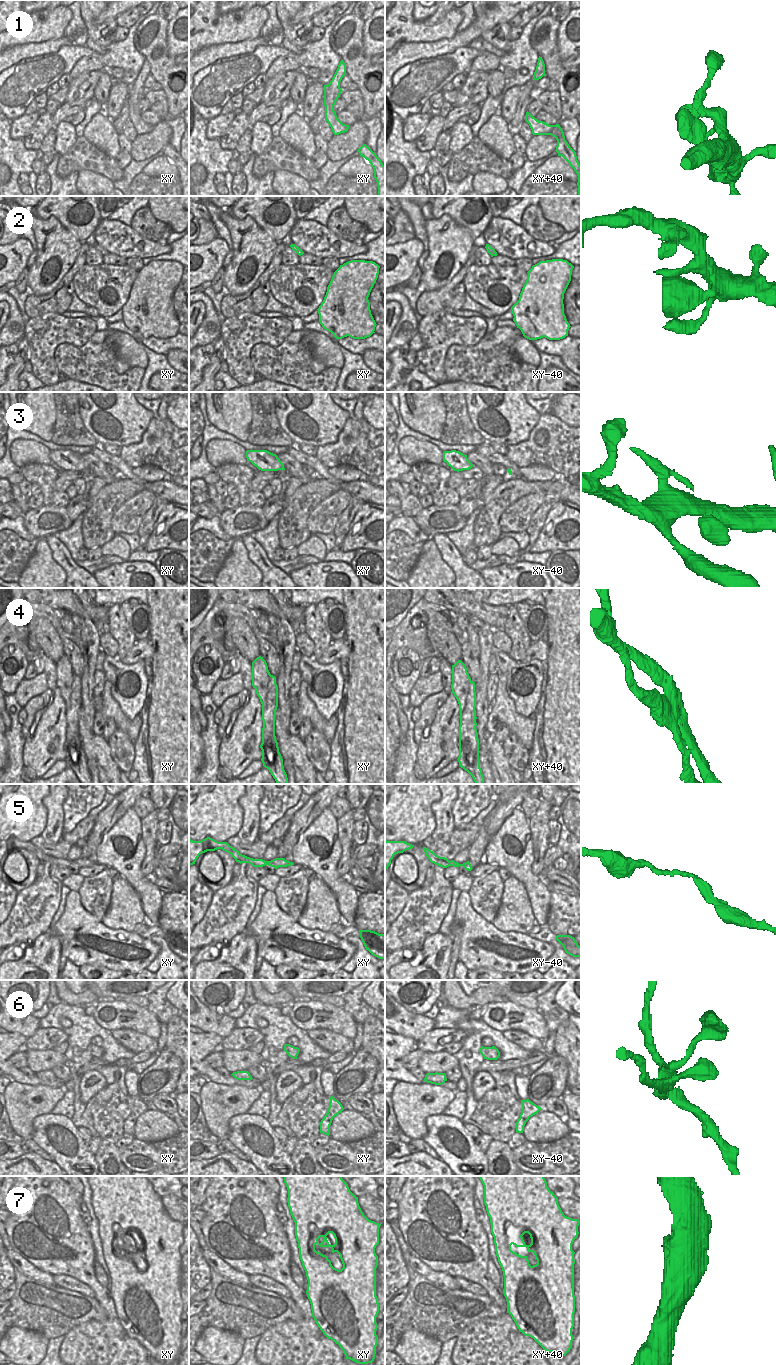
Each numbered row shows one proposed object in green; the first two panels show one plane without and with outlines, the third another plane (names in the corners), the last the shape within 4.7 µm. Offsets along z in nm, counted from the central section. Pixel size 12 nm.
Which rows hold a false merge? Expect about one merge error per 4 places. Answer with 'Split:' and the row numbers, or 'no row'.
Split: 3, 4

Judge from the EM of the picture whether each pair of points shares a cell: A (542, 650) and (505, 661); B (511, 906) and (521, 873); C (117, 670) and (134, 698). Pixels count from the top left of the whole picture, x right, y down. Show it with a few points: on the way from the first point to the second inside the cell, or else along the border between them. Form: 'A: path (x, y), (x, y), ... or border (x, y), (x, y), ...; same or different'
A: border (542, 661), (529, 660), (521, 662); different
B: border (511, 875), (522, 883), (530, 902); different
C: path (124, 679), (125, 696); same

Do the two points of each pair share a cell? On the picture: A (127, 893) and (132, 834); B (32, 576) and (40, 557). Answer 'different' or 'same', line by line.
A: different
B: same

